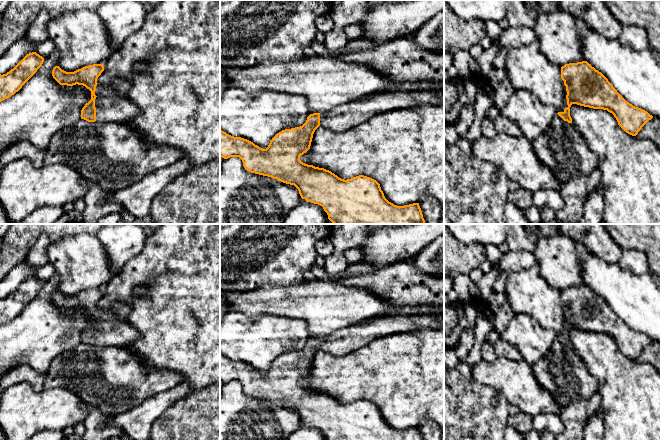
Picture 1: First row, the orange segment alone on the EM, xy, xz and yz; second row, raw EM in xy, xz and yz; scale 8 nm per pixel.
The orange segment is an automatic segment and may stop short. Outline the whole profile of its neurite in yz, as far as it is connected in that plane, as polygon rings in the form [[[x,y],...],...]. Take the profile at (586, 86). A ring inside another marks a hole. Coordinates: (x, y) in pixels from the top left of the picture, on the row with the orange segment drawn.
[[[587,61],[569,63],[561,67],[561,78],[567,95],[558,115],[572,123],[570,107],[577,104],[612,113],[618,125],[628,134],[636,136],[653,118],[647,111],[627,102],[608,79]]]

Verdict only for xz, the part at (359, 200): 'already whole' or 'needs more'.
needs more

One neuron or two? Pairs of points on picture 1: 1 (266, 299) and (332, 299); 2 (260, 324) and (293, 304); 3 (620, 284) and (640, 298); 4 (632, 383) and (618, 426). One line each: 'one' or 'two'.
1: one
2: two
3: one
4: one

